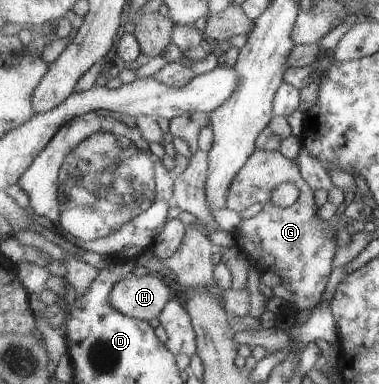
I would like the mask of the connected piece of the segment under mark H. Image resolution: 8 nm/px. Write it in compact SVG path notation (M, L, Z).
M129 274L115 284L109 299L118 312L147 322L158 318L173 297L174 293L159 277Z

